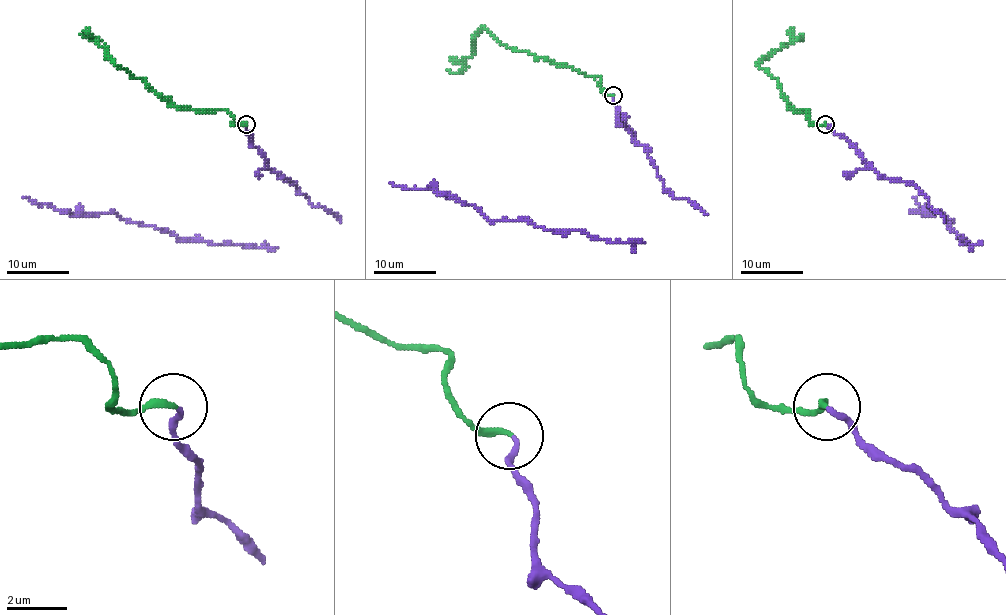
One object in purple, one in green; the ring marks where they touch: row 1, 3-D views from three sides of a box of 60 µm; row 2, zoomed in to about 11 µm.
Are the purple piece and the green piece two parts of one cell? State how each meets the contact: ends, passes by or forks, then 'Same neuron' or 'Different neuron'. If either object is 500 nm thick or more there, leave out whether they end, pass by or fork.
At the ring purple ends. At the ring green ends. Same neuron

